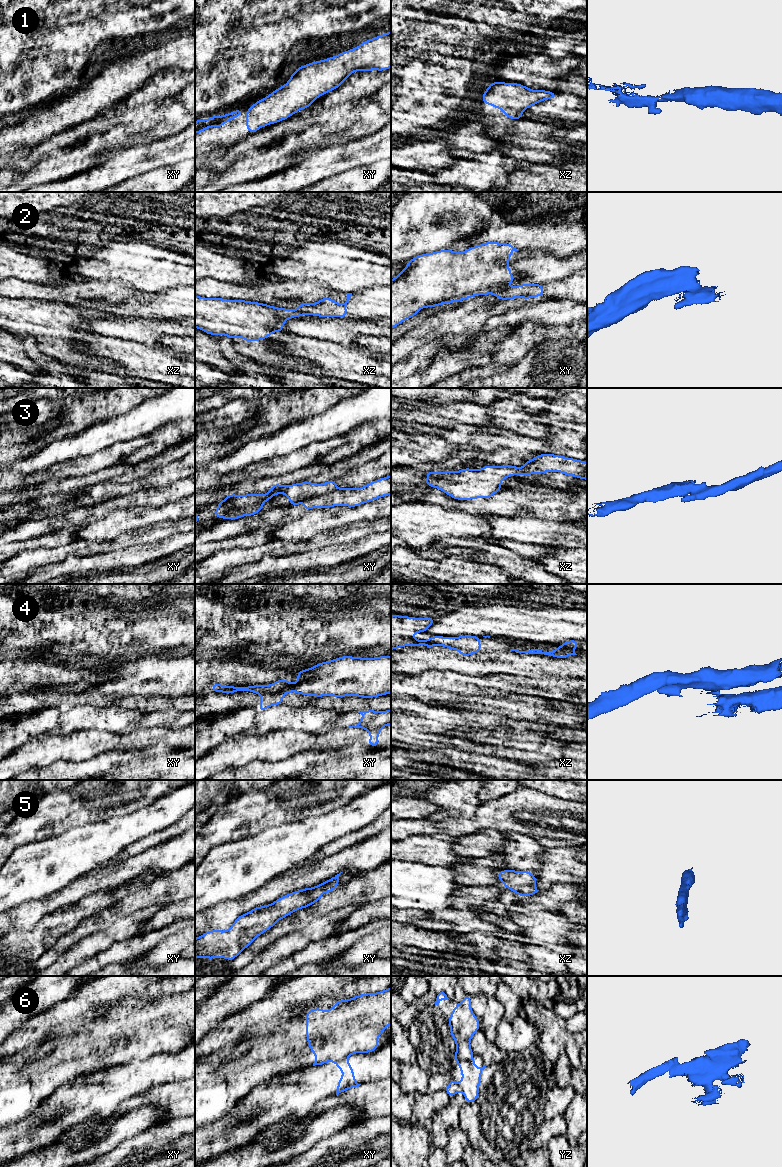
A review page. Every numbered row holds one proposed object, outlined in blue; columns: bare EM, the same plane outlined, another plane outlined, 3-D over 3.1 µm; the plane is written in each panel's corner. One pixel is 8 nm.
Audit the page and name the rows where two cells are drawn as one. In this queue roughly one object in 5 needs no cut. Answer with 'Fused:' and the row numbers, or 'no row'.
Fused: 2, 3, 4, 6

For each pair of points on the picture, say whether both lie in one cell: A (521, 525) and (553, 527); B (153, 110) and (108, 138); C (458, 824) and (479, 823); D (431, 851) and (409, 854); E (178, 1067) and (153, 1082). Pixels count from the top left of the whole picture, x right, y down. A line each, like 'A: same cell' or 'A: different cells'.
A: same cell
B: same cell
C: same cell
D: same cell
E: same cell

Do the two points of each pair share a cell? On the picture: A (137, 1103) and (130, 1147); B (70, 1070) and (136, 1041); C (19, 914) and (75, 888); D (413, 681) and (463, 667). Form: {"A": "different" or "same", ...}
{"A": "different", "B": "same", "C": "same", "D": "different"}

